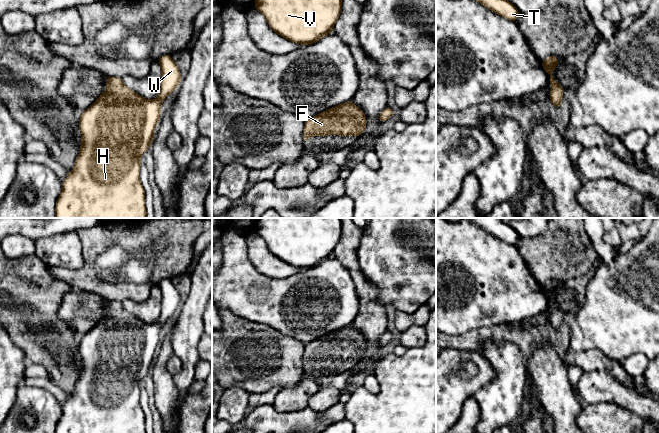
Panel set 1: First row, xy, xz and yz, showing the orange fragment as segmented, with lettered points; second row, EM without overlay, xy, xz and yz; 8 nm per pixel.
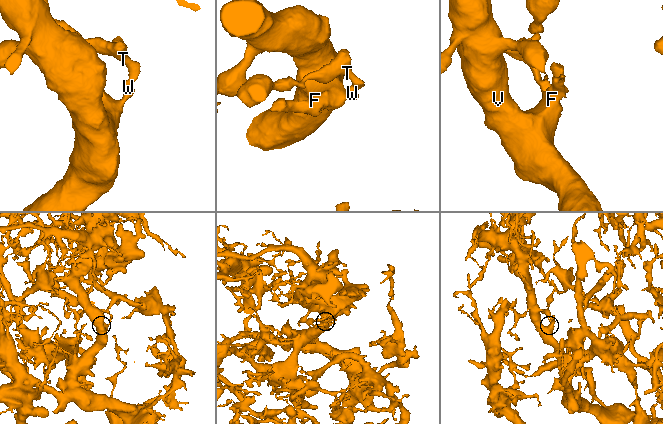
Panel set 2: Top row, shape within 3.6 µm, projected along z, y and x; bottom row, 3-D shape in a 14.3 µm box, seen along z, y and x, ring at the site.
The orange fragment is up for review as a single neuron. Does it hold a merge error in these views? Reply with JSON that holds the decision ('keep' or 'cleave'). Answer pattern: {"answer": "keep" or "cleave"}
{"answer": "keep"}

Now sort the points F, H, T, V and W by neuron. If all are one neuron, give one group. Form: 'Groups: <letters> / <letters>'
Groups: F H T V W

